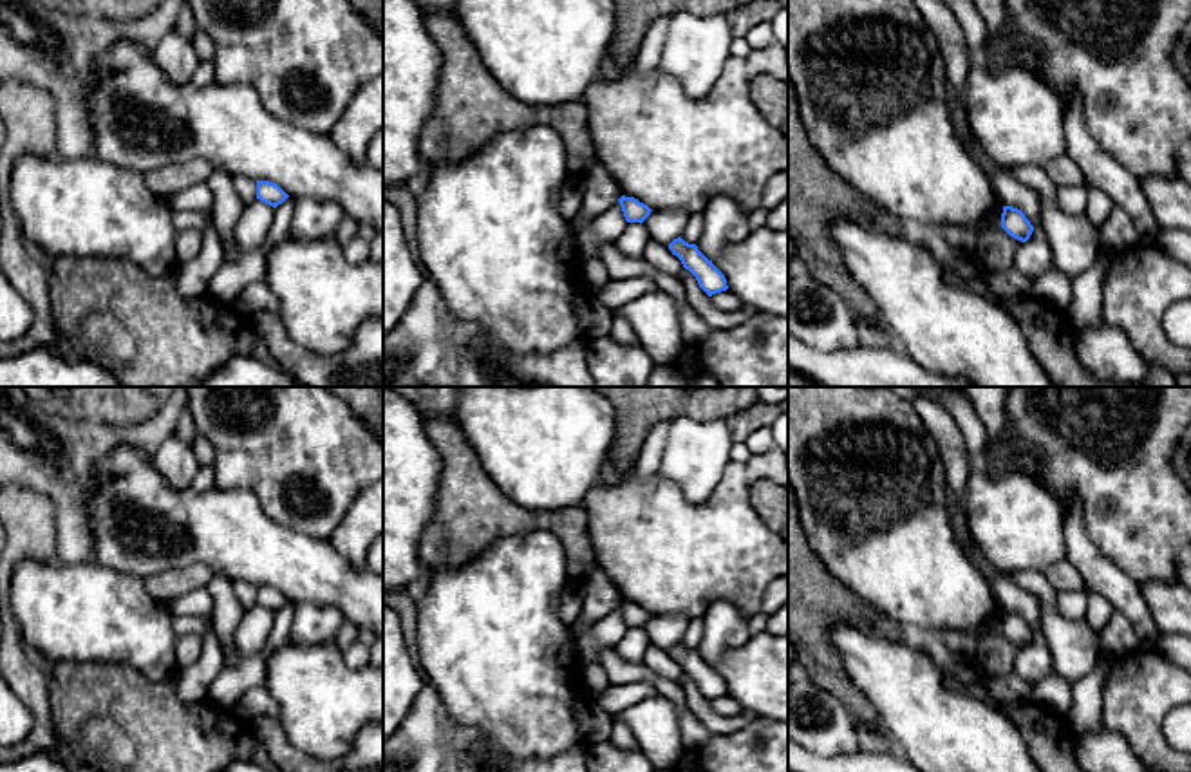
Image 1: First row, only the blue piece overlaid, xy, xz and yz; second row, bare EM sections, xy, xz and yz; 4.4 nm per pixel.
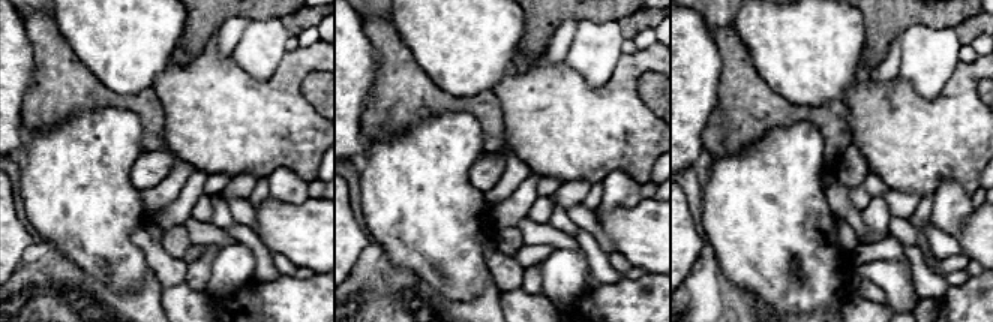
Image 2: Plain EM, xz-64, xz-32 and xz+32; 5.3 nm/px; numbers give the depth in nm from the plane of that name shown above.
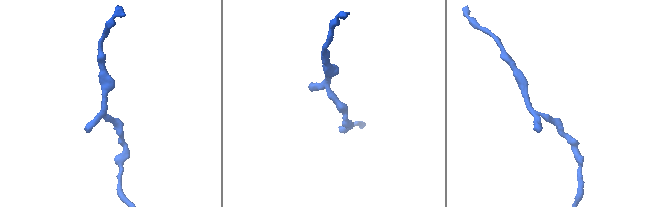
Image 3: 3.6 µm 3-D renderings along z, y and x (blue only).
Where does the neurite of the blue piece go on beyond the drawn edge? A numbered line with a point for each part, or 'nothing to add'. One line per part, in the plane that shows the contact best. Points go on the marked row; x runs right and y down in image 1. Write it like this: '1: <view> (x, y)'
nothing to add

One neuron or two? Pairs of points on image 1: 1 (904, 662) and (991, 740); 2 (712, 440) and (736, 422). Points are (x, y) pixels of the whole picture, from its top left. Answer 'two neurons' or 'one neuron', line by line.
1: one neuron
2: two neurons

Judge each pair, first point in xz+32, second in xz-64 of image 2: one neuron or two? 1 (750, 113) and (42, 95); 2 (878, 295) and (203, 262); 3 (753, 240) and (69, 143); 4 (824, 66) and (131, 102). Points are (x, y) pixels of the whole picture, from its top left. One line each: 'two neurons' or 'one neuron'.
1: one neuron
2: one neuron
3: one neuron
4: two neurons

